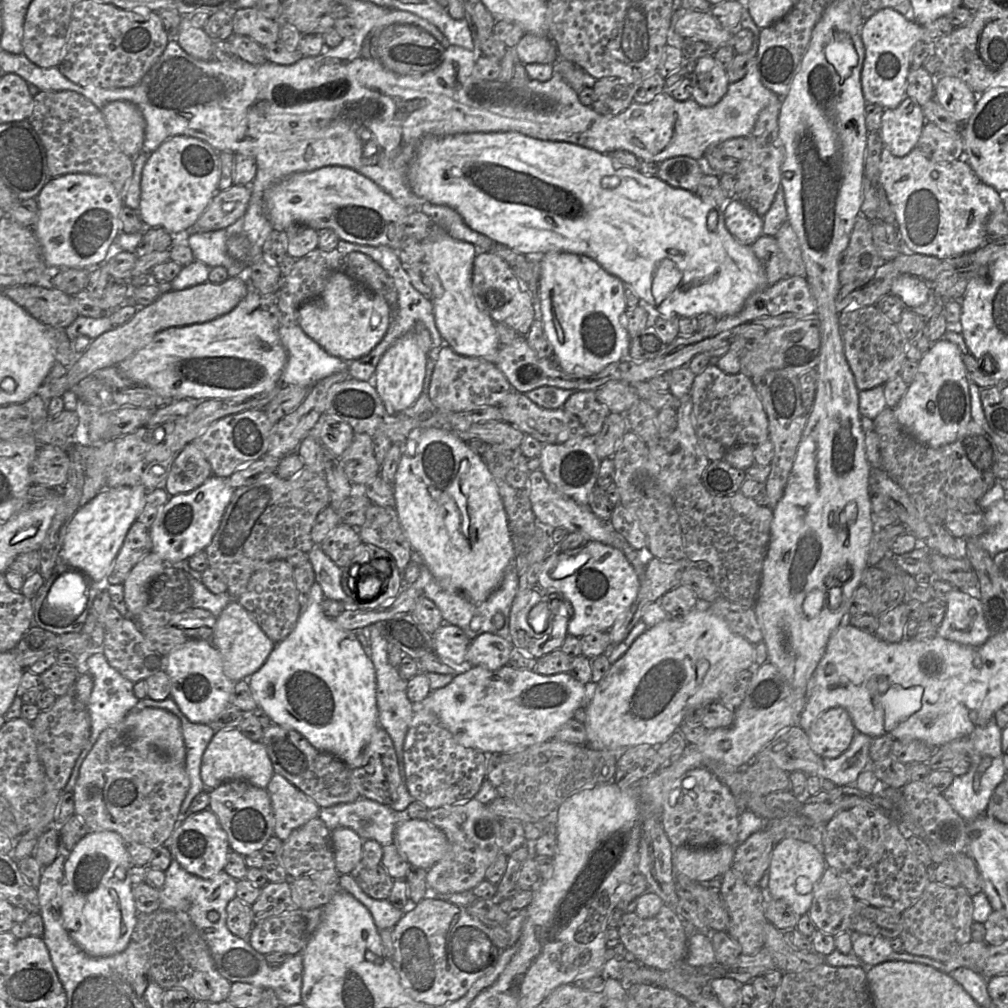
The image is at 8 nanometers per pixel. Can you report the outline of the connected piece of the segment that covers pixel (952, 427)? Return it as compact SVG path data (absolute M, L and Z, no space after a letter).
M942 338L931 344L923 358L918 361L912 383L908 385L907 391L893 410L902 428L919 442L933 448L954 442L972 420L969 379L959 347Z

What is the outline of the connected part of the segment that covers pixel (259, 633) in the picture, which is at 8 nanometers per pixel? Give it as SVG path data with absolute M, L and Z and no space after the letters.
M232 600L217 617L211 643L221 654L225 675L233 682L249 678L267 660L274 643L237 600Z

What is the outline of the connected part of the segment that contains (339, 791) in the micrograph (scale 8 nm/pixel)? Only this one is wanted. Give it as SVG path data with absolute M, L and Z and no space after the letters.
M273 724L264 730L262 743L266 747L274 773L287 779L291 784L311 798L320 808L334 806L339 803L351 803L360 797L354 783L352 770L335 755L315 749L310 742L296 730Z

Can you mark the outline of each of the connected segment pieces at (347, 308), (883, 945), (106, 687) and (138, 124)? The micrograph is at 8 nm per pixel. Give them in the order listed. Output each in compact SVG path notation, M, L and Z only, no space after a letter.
M336 272L329 278L318 298L308 301L298 310L298 325L317 344L329 354L346 362L354 361L369 354L382 341L391 322L391 308L386 300L363 287L342 272Z
M850 931L850 938L852 953L863 962L866 968L888 961L905 961L928 965L941 972L944 970L944 963L934 959L911 955L906 952L894 952L891 948L892 939L883 936L861 934L856 931Z
M98 652L91 655L86 660L86 664L88 673L93 679L92 693L87 706L90 714L91 730L88 741L75 762L70 778L65 786L65 792L73 792L79 776L80 767L101 732L106 728L123 721L126 715L137 706L139 701L133 692L134 683L122 676L115 668L113 668L108 663L104 653Z
M119 100L109 102L101 111L118 147L131 158L140 154L145 139L145 120L139 108Z

